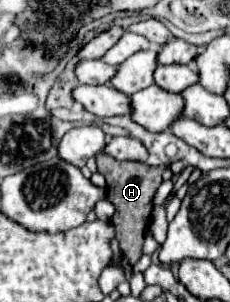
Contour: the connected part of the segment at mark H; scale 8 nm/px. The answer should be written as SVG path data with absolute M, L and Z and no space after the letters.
M106 153L96 155L96 165L98 165L98 171L106 177L106 183L108 183L106 197L116 209L110 221L116 229L116 239L120 241L120 251L126 253L126 257L130 259L132 265L136 265L136 261L142 255L142 243L144 243L144 235L148 229L150 213L152 213L152 197L154 197L158 185L162 183L162 177L160 177L162 167L150 167L140 161L116 161Z

